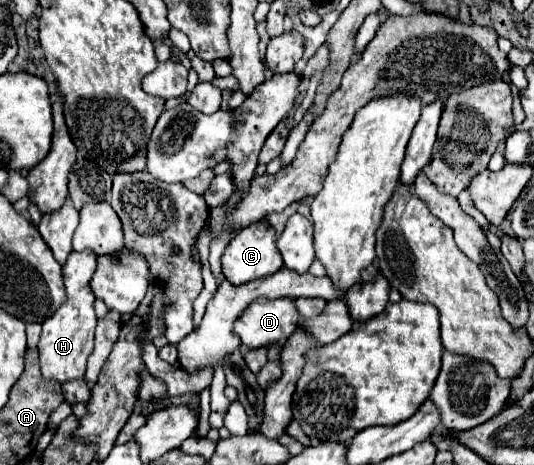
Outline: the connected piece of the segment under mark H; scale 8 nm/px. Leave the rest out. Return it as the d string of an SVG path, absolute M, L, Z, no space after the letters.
M71 252L65 266L63 266L63 282L67 290L67 302L43 322L43 332L39 340L39 362L41 362L41 376L47 382L71 382L77 378L85 378L87 358L93 352L93 338L95 338L95 310L93 302L95 296L89 288L89 280L95 270L95 252Z

